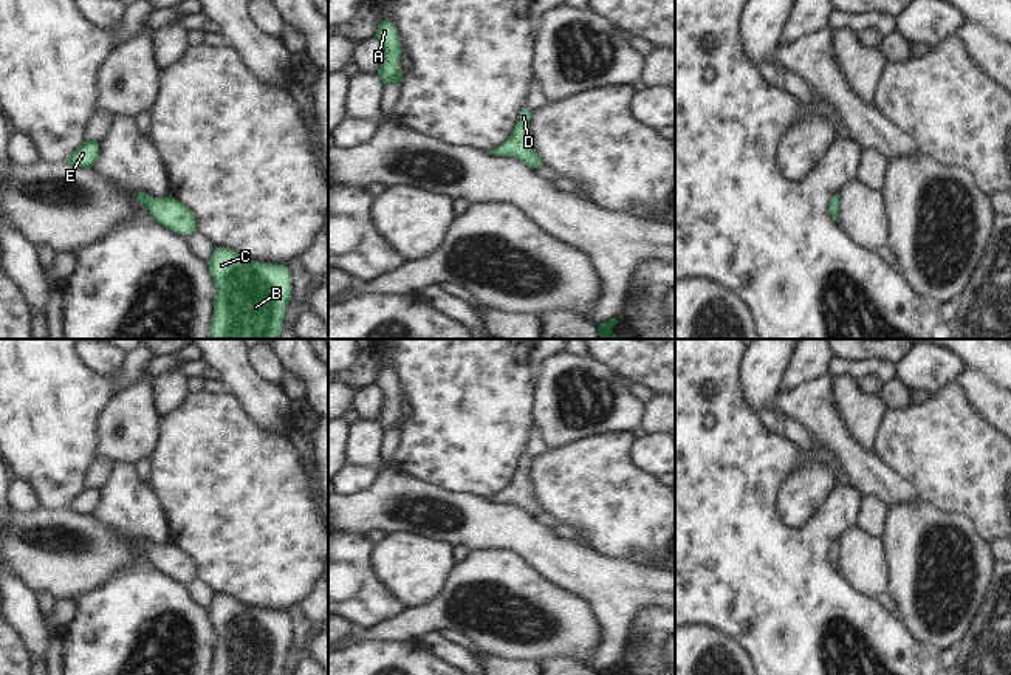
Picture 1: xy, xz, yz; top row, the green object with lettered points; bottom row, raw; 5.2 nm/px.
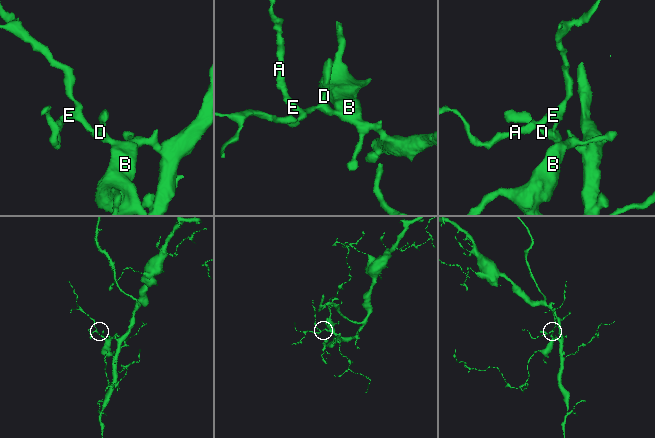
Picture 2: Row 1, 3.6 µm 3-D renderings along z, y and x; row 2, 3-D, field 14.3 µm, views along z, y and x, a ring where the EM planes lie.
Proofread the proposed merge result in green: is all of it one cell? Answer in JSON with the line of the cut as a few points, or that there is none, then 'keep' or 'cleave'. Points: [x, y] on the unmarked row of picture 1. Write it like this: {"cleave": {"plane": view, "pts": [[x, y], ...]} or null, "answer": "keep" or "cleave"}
{"cleave": null, "answer": "keep"}

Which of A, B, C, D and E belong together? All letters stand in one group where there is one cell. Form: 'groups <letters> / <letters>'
groups A B C D E

